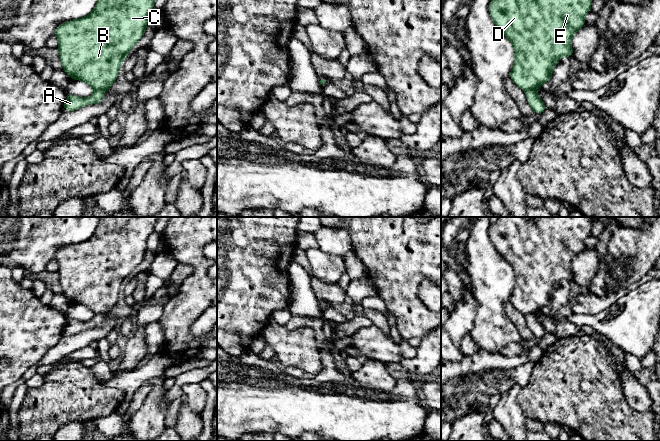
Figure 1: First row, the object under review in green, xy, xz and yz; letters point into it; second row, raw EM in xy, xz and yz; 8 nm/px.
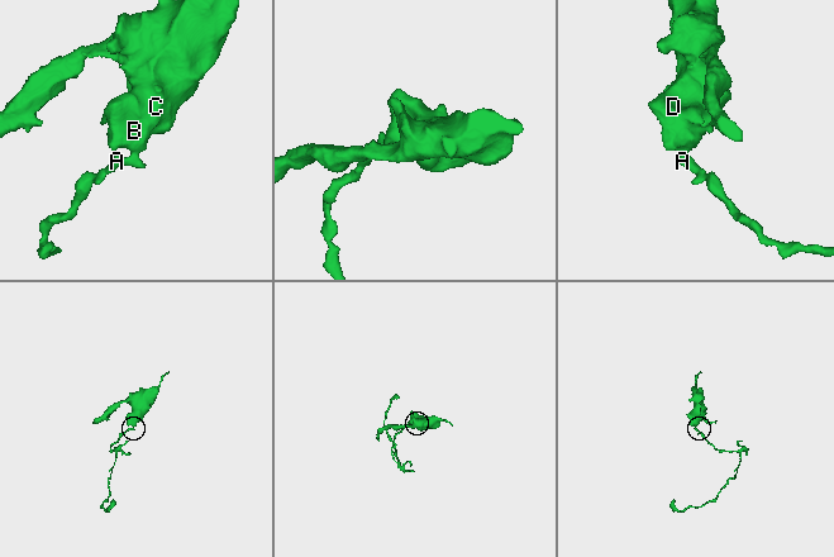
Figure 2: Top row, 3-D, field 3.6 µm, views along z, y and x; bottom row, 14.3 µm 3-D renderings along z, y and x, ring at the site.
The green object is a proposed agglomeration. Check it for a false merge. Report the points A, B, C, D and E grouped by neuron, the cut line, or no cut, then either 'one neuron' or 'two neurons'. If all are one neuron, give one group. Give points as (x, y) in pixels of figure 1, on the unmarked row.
A / B C D E; cut in xy along (95, 313), (103, 315); two neurons

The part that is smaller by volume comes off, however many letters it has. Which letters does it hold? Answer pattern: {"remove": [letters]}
{"remove": ["A"]}

